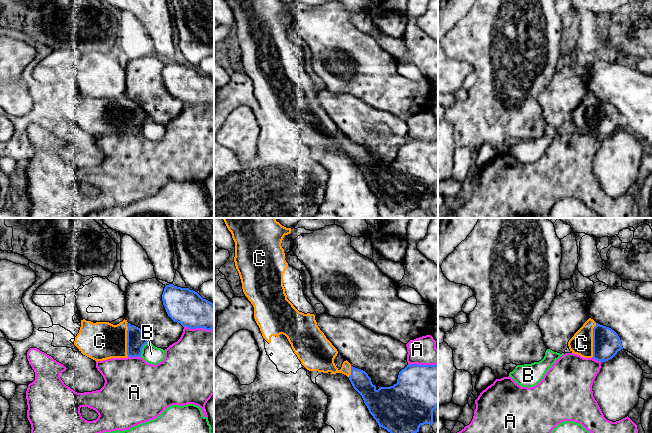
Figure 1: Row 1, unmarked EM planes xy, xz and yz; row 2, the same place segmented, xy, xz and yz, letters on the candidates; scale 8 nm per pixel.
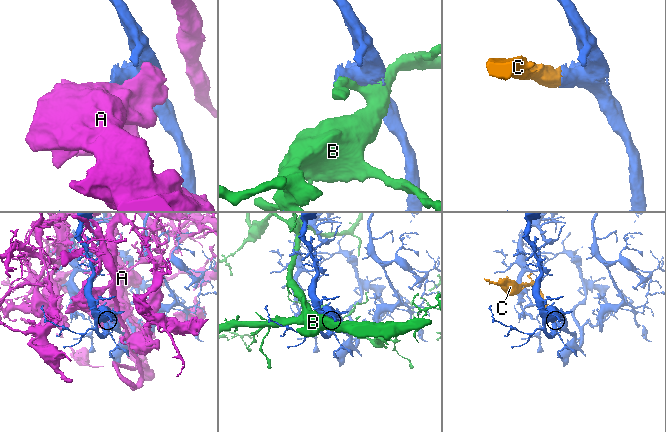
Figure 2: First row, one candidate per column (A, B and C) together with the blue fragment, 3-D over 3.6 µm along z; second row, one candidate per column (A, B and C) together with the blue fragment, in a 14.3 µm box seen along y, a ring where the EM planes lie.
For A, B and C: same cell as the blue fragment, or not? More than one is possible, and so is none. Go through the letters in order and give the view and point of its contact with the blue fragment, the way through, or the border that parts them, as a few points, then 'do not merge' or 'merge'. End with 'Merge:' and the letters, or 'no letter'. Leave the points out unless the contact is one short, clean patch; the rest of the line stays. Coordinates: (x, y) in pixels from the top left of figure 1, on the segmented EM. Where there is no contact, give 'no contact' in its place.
A: contact xy (133, 356); do not merge
B: contact xy (141, 349); do not merge
C: contact yz (593, 340); merge
Merge: C

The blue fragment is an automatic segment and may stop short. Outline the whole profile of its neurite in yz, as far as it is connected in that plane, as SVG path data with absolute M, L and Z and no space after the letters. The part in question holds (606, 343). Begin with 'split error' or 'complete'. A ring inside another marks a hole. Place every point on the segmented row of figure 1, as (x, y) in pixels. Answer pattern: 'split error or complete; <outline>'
split error; M589 318L568 342L572 353L600 362L612 359L623 349L620 337L609 327Z

